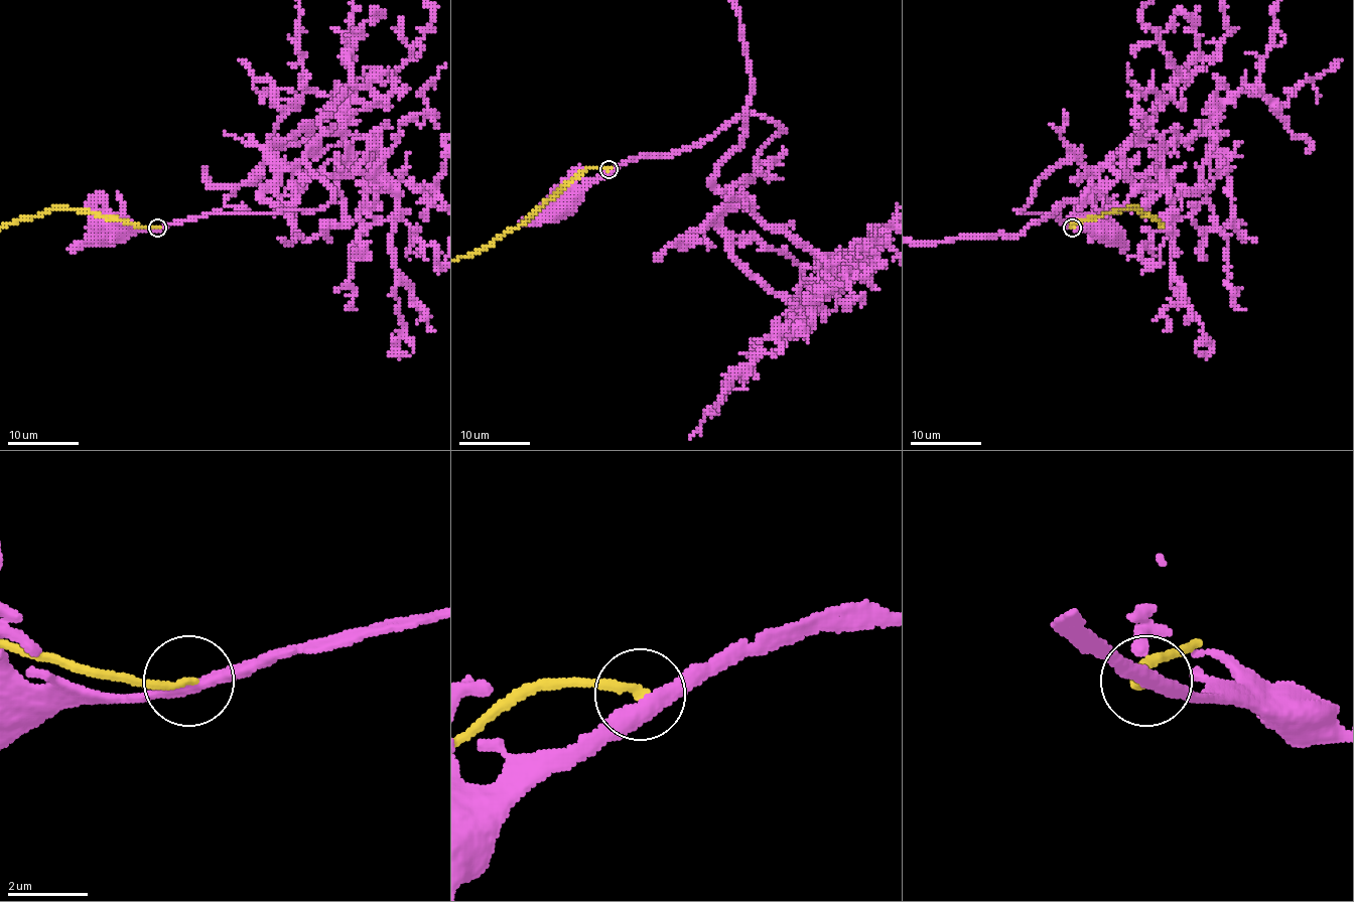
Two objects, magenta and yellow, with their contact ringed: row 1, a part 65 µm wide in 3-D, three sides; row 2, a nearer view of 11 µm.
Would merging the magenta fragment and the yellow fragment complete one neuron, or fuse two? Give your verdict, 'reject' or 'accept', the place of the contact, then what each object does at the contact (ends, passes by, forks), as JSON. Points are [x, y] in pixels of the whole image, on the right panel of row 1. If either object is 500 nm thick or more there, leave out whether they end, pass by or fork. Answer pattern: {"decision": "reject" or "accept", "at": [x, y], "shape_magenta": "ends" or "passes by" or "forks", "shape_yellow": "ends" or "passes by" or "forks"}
{"decision": "reject", "at": [1072, 228], "shape_magenta": "passes by", "shape_yellow": "ends"}

